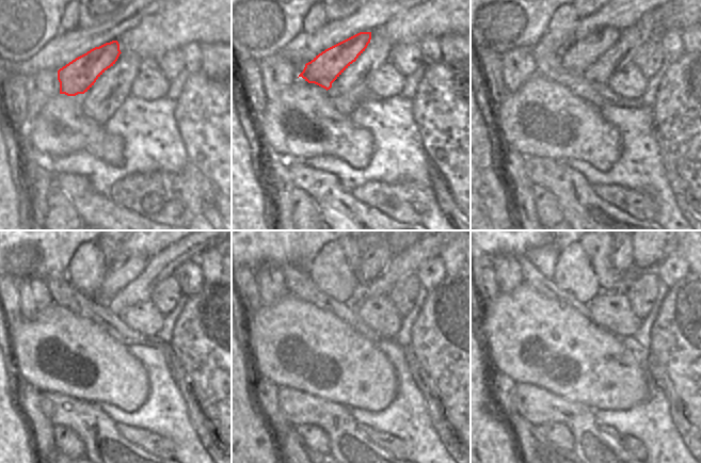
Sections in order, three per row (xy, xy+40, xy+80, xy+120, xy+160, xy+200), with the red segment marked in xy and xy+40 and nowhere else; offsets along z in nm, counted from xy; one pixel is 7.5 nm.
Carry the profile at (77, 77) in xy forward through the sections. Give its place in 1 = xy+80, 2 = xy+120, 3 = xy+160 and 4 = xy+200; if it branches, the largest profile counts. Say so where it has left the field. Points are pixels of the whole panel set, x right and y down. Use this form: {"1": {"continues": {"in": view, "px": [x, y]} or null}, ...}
{"1": {"continues": {"in": "xy+80", "px": [575, 59]}}, "2": {"continues": {"in": "xy+120", "px": [126, 269]}}, "3": {"continues": {"in": "xy+160", "px": [378, 253]}}, "4": {"continues": {"in": "xy+200", "px": [622, 255]}}}

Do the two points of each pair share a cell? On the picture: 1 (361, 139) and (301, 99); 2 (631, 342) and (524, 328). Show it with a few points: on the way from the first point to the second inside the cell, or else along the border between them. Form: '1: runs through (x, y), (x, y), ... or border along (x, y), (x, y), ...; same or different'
1: runs through (330, 141), (316, 144), (286, 139), (277, 122); same
2: border along (621, 338), (624, 347), (637, 362); different

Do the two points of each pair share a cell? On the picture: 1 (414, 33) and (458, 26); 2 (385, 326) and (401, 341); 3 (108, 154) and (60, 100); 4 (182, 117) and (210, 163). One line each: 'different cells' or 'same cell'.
1: same cell
2: different cells
3: same cell
4: same cell

